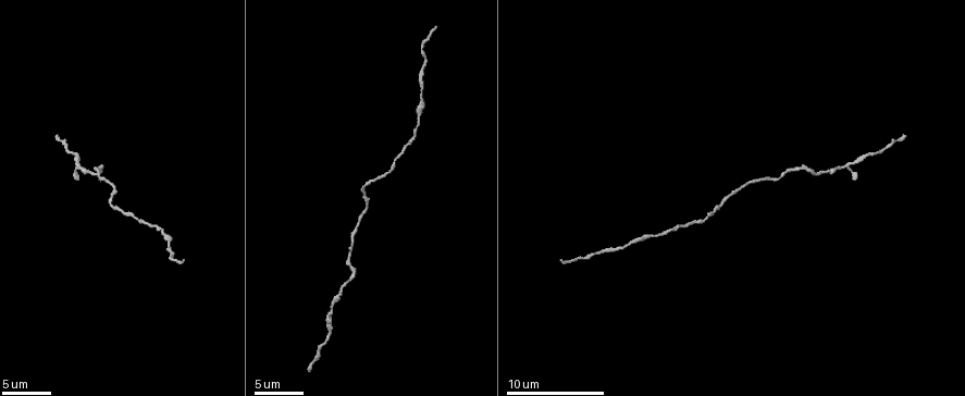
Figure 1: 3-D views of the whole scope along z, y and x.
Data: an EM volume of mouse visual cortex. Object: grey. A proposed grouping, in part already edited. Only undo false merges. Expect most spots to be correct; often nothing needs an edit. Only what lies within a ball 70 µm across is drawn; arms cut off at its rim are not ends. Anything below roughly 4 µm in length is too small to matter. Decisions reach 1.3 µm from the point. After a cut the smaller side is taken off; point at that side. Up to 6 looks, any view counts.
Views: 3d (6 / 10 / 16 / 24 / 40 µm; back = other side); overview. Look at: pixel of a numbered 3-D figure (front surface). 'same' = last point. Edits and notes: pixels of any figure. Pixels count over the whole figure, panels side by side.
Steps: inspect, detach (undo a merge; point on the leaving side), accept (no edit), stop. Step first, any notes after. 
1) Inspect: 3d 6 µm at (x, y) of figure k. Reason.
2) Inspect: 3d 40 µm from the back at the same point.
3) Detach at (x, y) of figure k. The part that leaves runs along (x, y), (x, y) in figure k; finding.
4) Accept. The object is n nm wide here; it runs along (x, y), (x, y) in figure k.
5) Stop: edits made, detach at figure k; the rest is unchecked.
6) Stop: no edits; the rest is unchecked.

Inspect: 3d 16 µm at (728, 194) of figure 1.

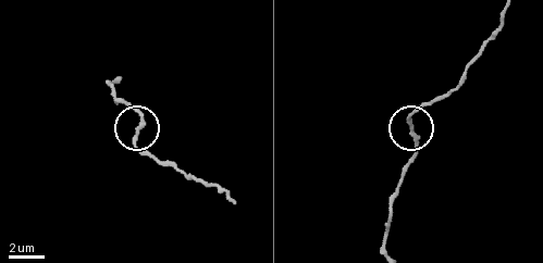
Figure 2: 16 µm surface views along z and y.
Inspect: 3d 6 µm at (413, 130) of figure 2.

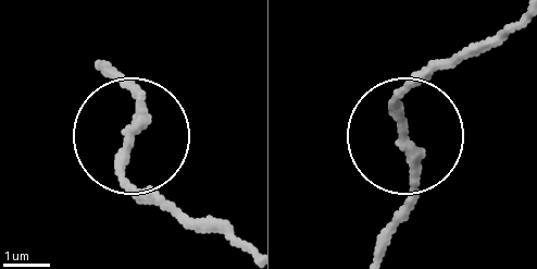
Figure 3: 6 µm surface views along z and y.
Accept. One neuron here.

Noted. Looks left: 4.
Inspect: 3d 10 µm at (166, 235) of figure 1. Sudden change in width.

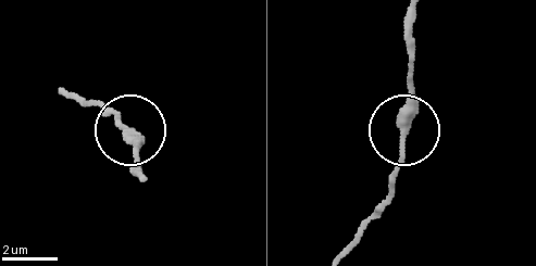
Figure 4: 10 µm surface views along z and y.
Accept. The object is 270 nm wide here; it runs along (346, 243), (386, 194), (402, 152), (409, 50) in figure 4; one neuron here.

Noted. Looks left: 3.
Inspect: 3d 10 µm at (601, 252) of figure 1. Calibre changes.

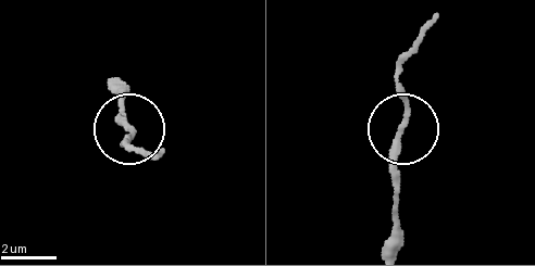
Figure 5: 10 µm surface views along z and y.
Accept. Continuous, no second neuron.

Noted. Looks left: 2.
Stop: no edits; the rest is unchecked.

